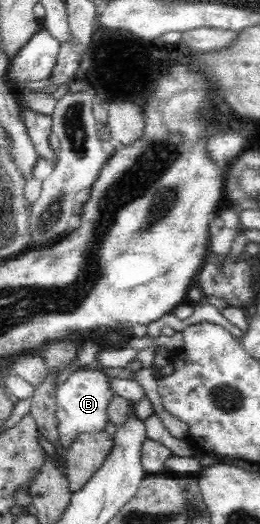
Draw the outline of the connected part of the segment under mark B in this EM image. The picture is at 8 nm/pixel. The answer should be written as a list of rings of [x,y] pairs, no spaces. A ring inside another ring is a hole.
[[[79,369],[69,375],[67,380],[56,388],[56,422],[58,425],[59,443],[68,448],[83,433],[105,431],[109,419],[109,404],[115,398],[113,382],[115,378],[101,369]]]

